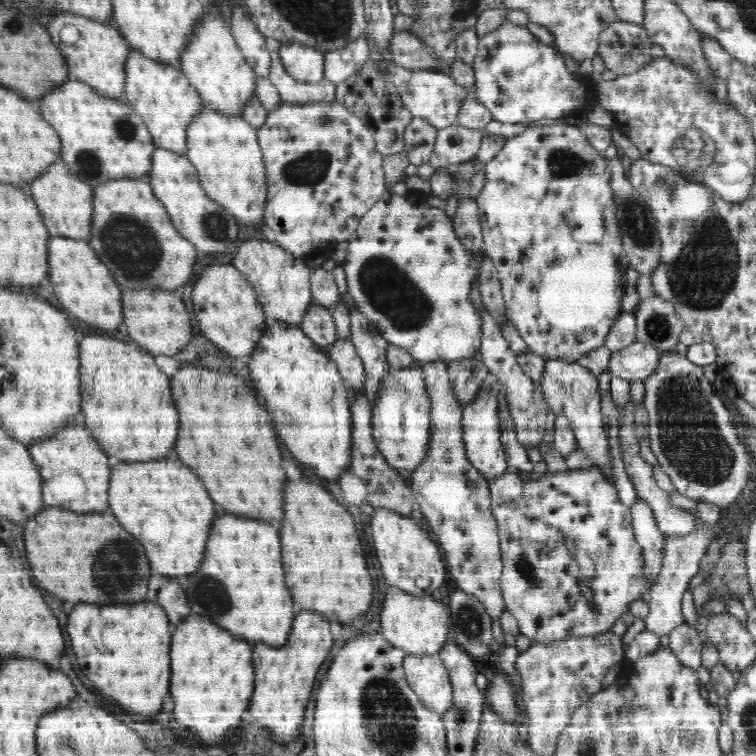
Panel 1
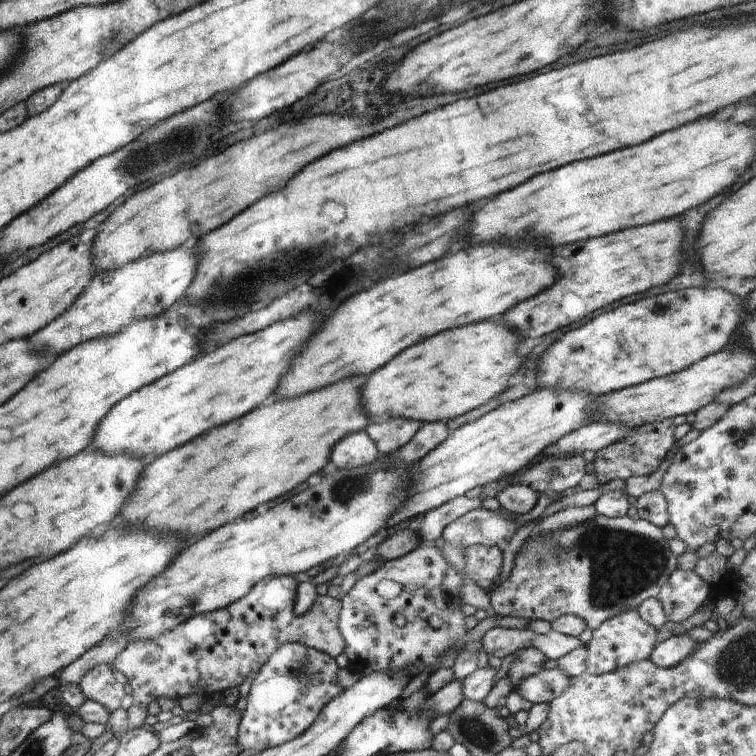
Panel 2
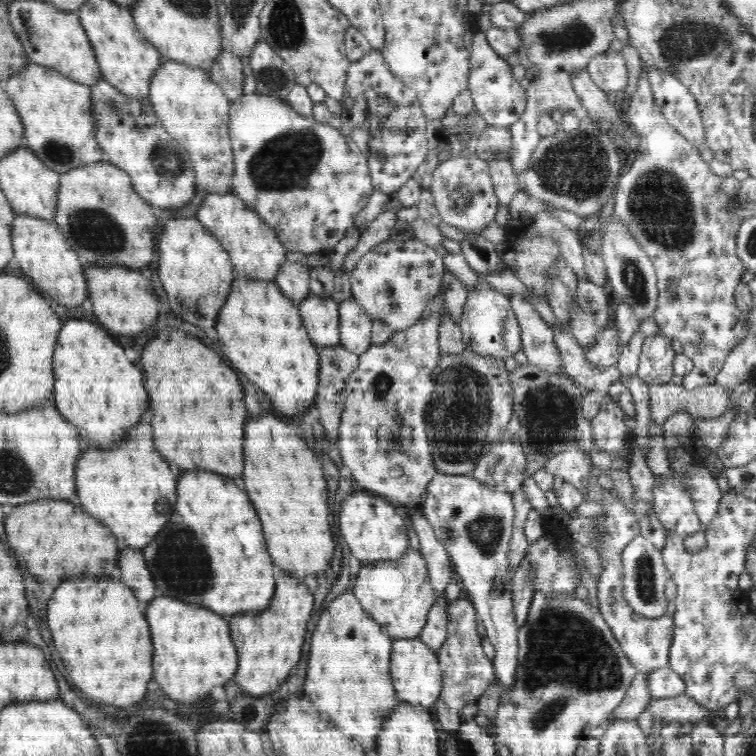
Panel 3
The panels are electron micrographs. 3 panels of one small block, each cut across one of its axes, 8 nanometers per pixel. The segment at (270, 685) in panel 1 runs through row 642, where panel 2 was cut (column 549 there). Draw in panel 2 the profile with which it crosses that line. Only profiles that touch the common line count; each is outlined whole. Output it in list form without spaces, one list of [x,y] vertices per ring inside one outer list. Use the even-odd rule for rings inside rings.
[[[664,220],[628,228],[612,236],[556,247],[549,254],[550,262],[558,272],[556,280],[542,292],[509,308],[508,316],[502,316],[502,324],[514,330],[520,339],[540,338],[586,318],[613,301],[660,286],[678,274],[682,262],[682,236],[680,220]]]

